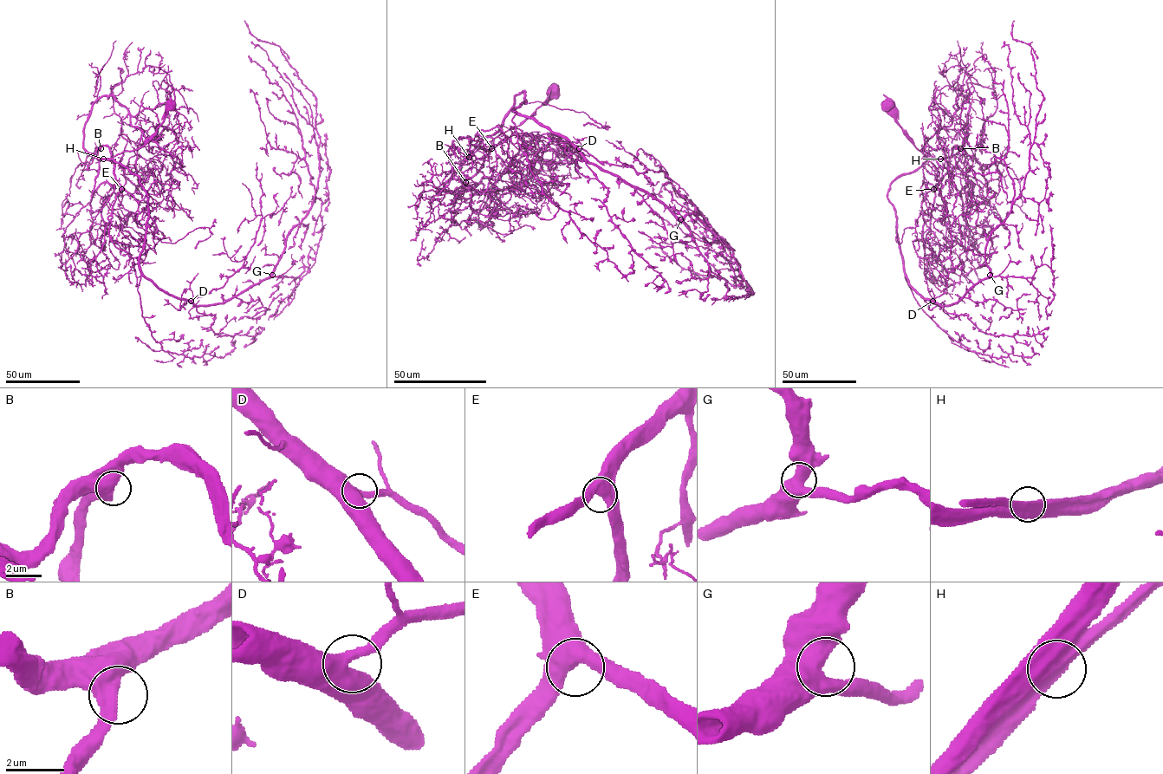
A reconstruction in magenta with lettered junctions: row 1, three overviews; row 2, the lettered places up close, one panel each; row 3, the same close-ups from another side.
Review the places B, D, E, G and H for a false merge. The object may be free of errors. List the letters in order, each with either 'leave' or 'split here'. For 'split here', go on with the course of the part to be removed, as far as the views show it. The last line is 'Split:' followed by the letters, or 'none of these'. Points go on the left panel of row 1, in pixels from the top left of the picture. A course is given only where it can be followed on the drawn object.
B: leave
D: leave
E: leave
G: leave
H: leave
Split: none of these

